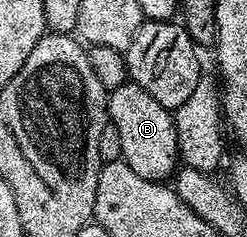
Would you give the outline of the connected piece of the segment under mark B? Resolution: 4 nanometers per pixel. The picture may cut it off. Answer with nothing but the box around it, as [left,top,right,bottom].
[108,80,180,182]

